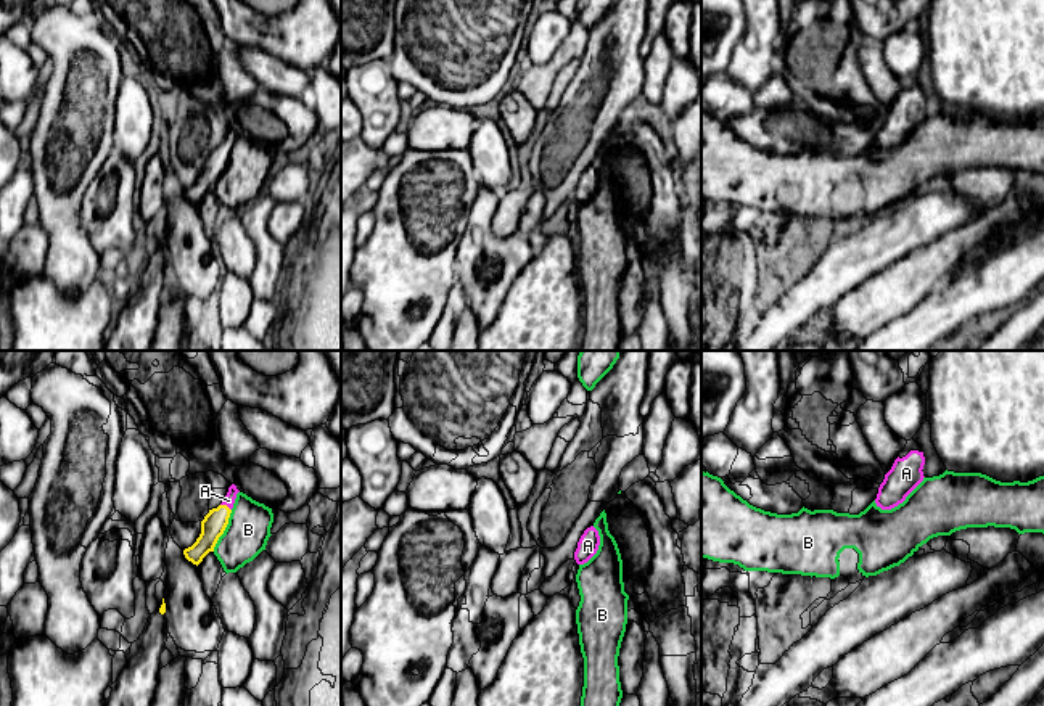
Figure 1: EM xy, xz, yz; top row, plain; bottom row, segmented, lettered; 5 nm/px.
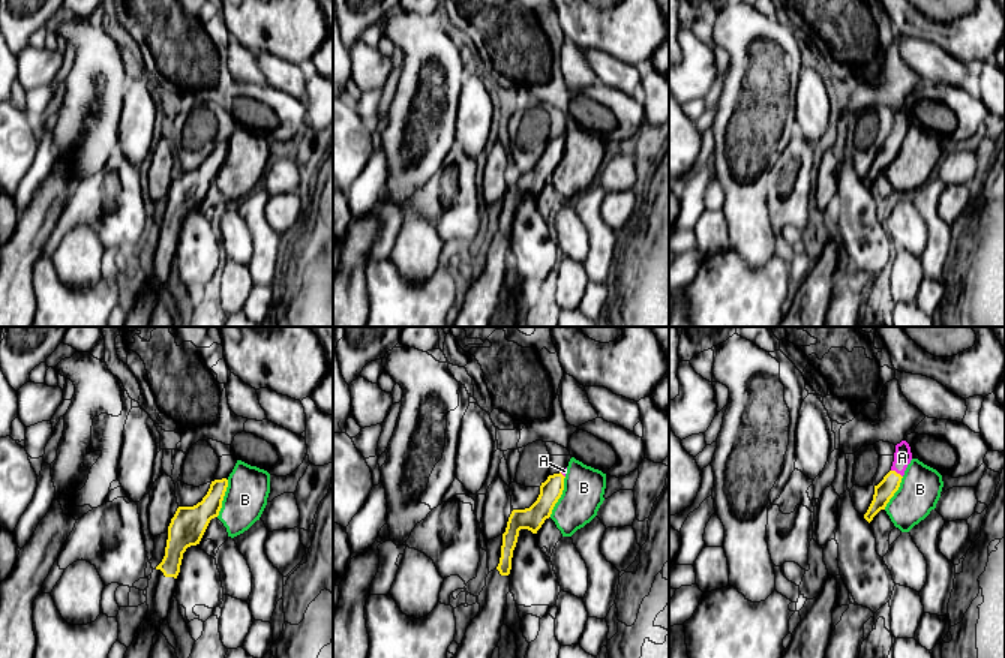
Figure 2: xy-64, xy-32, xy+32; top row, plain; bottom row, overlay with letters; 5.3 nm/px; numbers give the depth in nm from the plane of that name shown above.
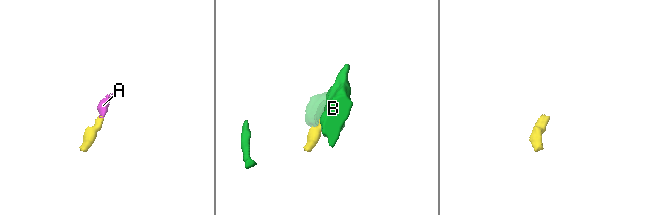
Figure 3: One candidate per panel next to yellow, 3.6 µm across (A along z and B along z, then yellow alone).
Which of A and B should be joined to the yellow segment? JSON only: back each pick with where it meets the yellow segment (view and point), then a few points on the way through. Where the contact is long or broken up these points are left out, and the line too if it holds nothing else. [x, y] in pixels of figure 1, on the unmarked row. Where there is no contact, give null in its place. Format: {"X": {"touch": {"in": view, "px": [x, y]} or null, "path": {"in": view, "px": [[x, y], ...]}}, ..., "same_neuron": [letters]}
{"A": {"touch": {"in": "xy", "px": [226, 145]}, "path": {"in": "xy", "px": [[214, 163], [226, 145], [229, 140]]}}, "same_neuron": ["A"]}

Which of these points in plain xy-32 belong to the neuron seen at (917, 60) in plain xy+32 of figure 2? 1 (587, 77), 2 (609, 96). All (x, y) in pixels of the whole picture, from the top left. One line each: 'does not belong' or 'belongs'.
1: does not belong
2: does not belong

